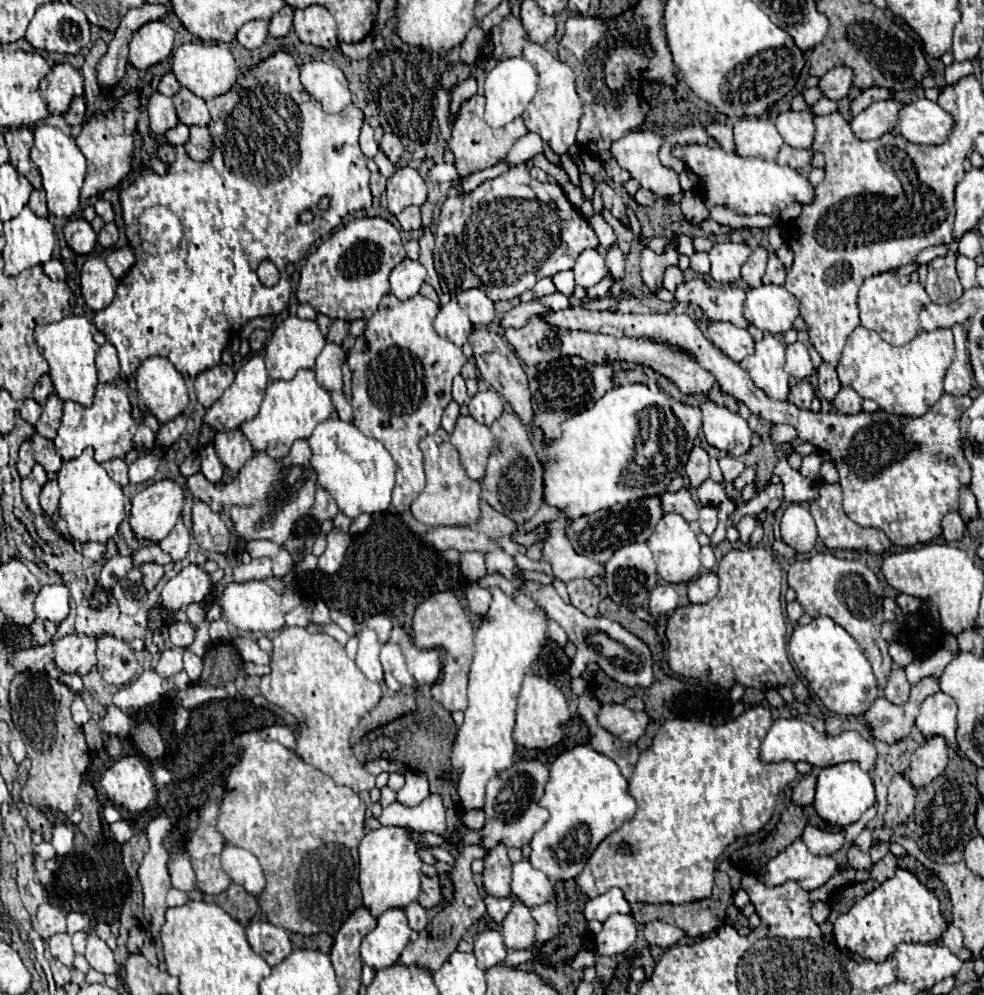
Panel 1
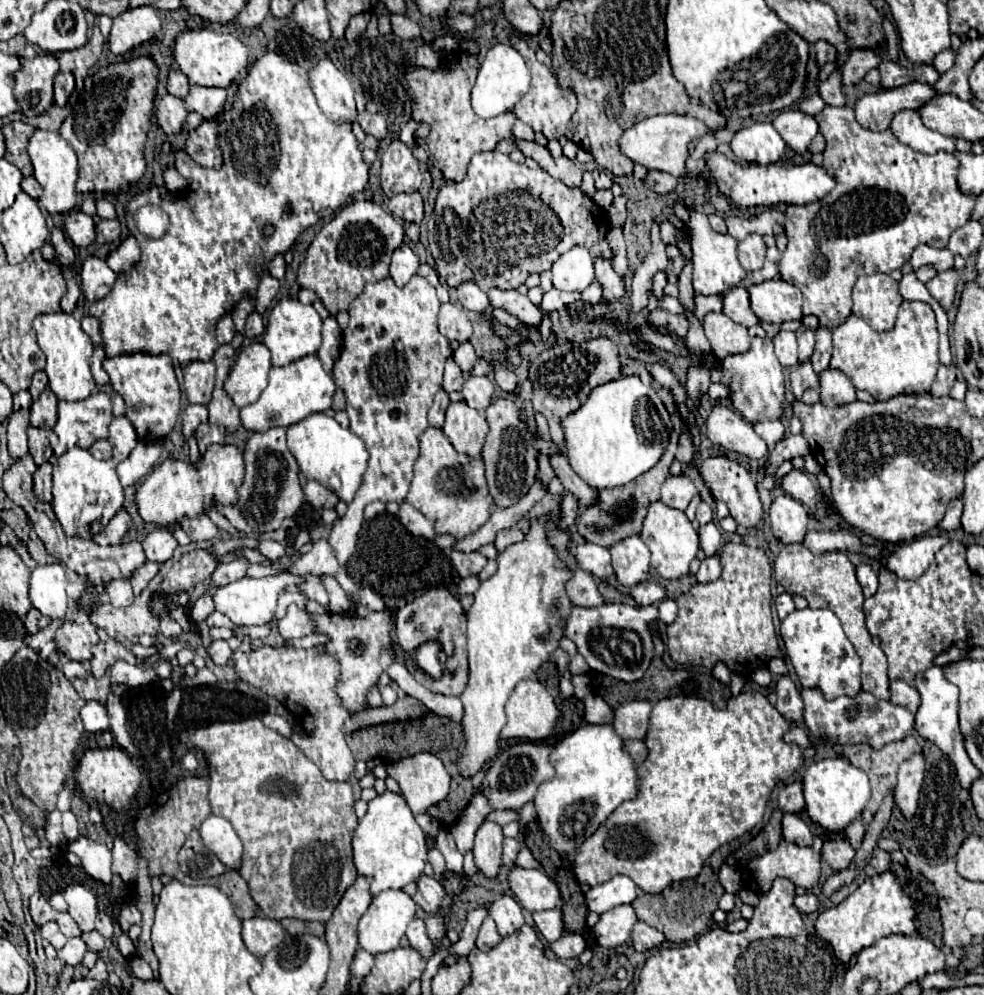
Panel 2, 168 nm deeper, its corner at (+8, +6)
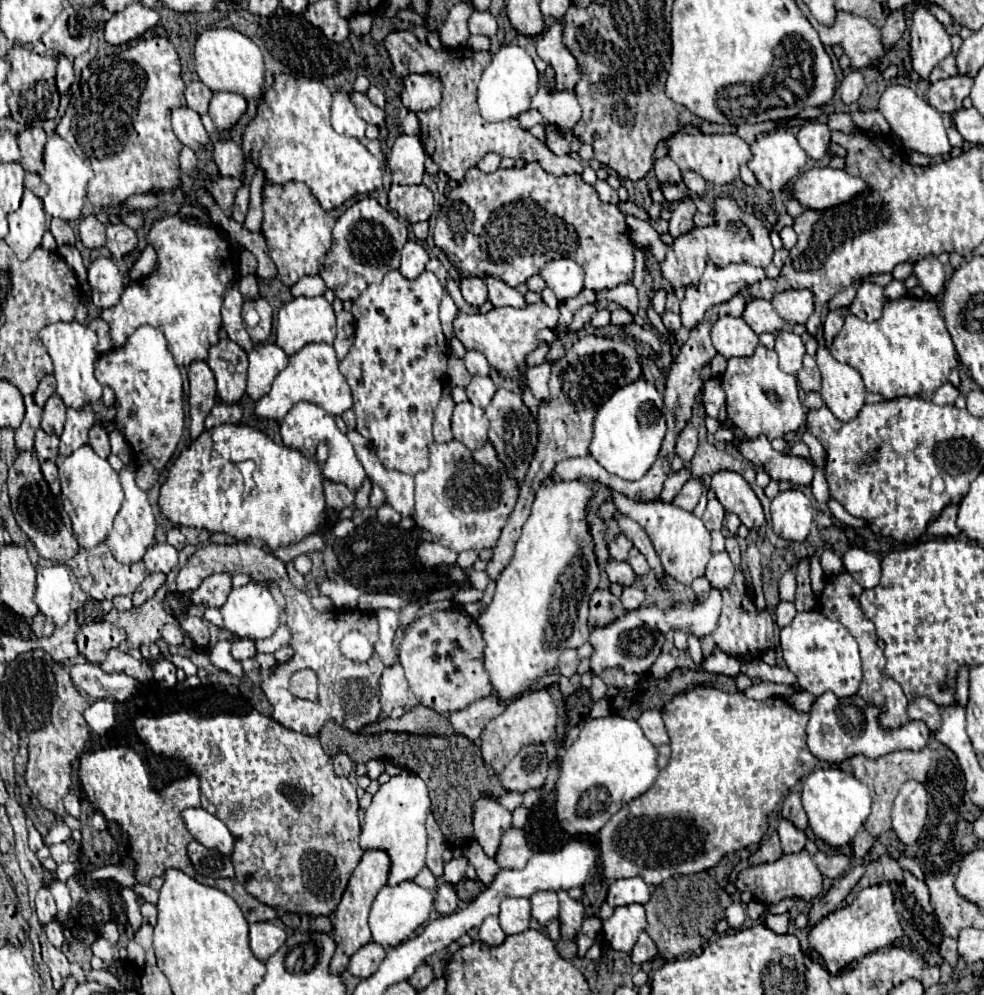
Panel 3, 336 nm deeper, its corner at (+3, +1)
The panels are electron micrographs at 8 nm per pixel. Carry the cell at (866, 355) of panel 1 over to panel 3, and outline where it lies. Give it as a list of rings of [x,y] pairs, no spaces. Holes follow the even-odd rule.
[[[915,296],[891,300],[885,306],[883,316],[877,322],[865,322],[853,314],[845,316],[845,326],[837,334],[837,338],[829,350],[837,362],[849,364],[851,368],[855,368],[861,374],[867,392],[881,394],[887,400],[899,398],[899,396],[931,400],[935,390],[947,382],[949,370],[957,366],[955,346],[953,346],[953,340],[945,328],[945,322],[941,320],[941,312],[939,312],[937,302],[935,300],[919,300]]]

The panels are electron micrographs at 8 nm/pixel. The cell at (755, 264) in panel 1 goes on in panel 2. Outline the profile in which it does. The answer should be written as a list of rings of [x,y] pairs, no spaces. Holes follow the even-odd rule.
[[[752,233],[746,239],[738,241],[738,259],[746,271],[756,271],[764,265],[766,243],[760,235]]]

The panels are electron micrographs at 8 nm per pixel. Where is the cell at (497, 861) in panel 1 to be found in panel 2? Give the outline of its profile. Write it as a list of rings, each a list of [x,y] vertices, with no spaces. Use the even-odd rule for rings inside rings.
[[[484,821],[478,831],[476,831],[476,841],[474,841],[474,861],[476,867],[486,875],[486,877],[496,877],[498,869],[502,865],[502,827],[492,821]]]

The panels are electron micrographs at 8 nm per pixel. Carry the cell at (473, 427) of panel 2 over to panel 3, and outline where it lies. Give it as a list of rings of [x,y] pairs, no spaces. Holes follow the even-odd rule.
[[[463,402],[455,406],[451,428],[453,428],[455,440],[465,444],[469,450],[477,450],[477,448],[483,448],[483,444],[487,442],[489,420],[483,408],[473,406],[471,402]]]

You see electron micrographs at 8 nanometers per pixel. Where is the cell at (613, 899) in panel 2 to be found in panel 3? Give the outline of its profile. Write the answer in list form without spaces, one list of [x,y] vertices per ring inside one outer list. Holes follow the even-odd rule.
[[[621,878],[609,886],[605,902],[611,908],[625,906],[625,904],[645,904],[649,900],[649,886],[639,878]]]

